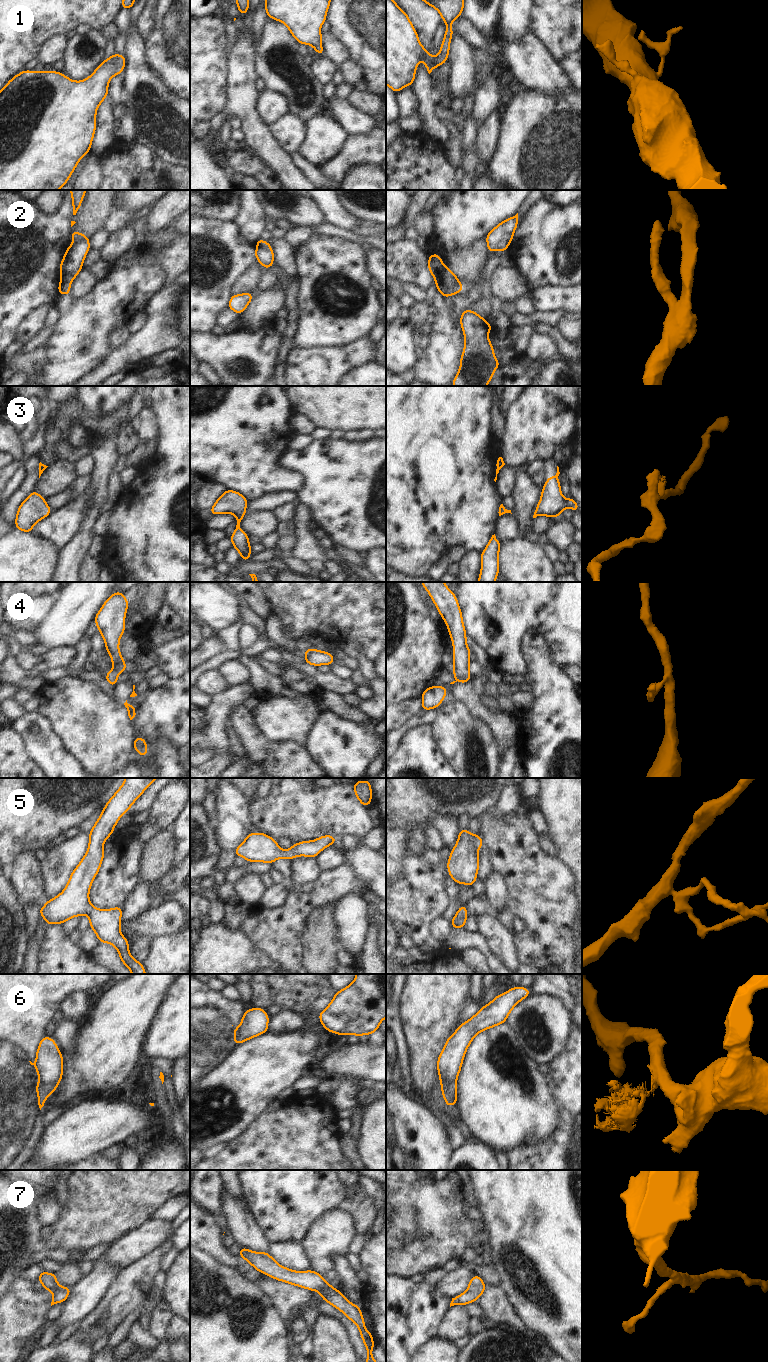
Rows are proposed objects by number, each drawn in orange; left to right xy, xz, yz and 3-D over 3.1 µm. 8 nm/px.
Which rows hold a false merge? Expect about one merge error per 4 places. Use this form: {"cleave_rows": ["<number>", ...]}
{"cleave_rows": ["4", "6"]}

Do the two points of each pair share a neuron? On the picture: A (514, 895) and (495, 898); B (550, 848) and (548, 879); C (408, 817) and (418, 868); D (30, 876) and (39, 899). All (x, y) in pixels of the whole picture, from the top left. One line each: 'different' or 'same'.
A: different
B: different
C: different
D: same

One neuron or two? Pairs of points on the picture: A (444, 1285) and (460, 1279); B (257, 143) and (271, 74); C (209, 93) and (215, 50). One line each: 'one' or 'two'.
A: one
B: two
C: one

